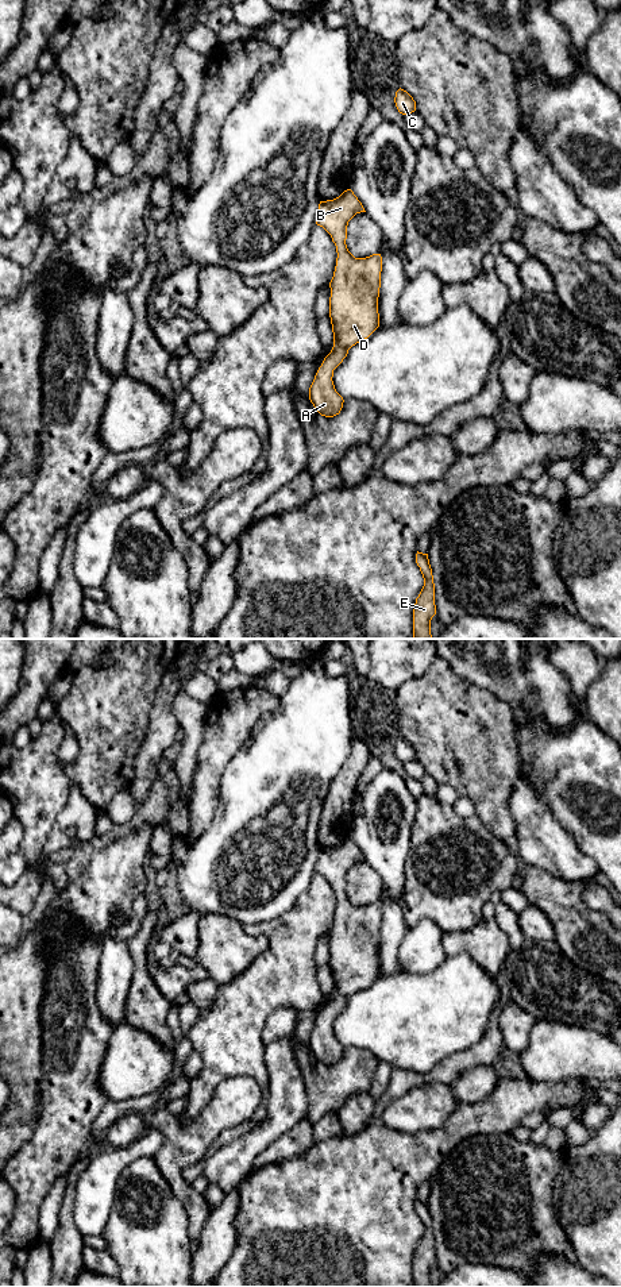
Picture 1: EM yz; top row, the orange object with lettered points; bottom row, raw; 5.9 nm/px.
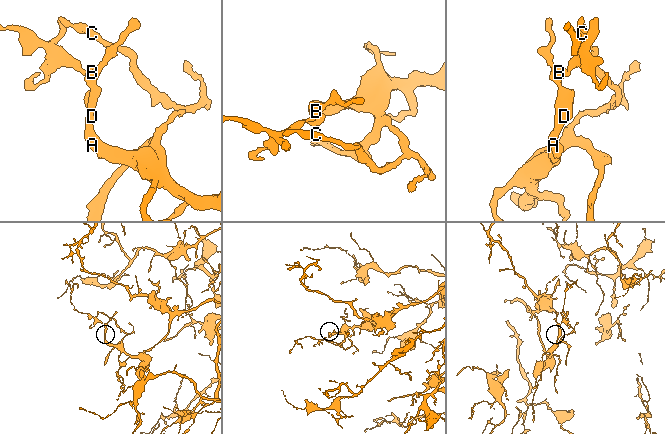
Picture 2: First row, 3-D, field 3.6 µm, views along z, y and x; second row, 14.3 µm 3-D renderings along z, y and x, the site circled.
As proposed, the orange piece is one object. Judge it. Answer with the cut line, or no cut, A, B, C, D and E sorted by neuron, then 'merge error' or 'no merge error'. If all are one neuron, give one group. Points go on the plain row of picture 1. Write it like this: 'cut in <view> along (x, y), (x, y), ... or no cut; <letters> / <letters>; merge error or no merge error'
no cut; A B C D E; no merge error

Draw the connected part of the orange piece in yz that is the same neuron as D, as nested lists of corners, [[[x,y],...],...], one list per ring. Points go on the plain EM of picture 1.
[[[351,837],[333,848],[320,849],[316,860],[316,872],[331,883],[338,901],[329,930],[333,995],[324,1006],[309,1036],[310,1051],[325,1066],[339,1063],[344,1051],[335,1037],[333,1018],[352,994],[367,987],[379,975],[382,905],[373,902],[355,906],[346,893],[348,870],[360,860],[366,859]]]

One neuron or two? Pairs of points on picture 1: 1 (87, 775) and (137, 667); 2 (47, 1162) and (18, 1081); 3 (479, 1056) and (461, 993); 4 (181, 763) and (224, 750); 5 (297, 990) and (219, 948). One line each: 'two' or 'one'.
1: one
2: two
3: two
4: two
5: two

